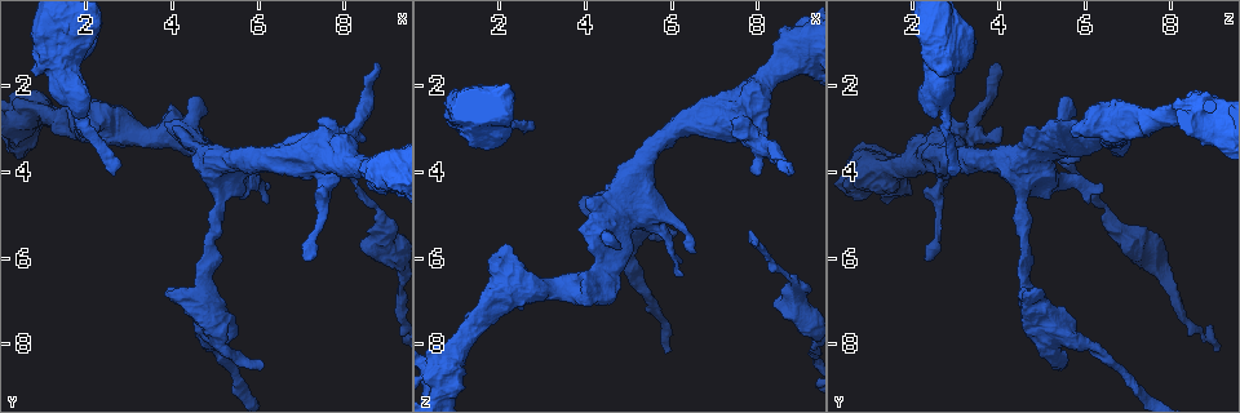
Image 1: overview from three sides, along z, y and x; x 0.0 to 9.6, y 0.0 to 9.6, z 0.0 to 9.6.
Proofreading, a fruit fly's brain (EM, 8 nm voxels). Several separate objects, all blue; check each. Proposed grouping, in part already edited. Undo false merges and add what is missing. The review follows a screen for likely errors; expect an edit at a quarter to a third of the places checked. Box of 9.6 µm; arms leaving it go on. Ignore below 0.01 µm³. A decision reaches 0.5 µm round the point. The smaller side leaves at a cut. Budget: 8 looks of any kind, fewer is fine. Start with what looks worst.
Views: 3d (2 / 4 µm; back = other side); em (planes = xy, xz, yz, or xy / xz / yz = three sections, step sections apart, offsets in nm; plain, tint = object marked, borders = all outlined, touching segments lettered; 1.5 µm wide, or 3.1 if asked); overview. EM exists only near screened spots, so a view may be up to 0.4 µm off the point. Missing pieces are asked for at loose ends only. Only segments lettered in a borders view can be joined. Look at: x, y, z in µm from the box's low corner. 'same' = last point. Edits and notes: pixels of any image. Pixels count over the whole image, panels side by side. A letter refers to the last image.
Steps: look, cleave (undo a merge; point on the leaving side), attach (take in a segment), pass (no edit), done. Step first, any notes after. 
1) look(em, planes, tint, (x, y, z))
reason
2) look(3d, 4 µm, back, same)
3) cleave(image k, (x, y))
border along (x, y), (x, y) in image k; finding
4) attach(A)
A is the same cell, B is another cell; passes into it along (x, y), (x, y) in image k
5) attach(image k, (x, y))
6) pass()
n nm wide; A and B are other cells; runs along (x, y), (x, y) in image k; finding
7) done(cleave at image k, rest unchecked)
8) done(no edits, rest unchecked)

look(em, yz, step 4, borders, (6.10, 8.45, 5.35))
branch stops here

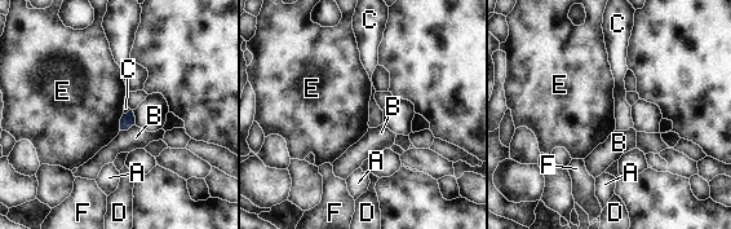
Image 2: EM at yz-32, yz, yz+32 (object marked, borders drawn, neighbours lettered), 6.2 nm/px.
pass()
E touches over 110 nm; A, B, C, D, E and F are other cells; border along (123, 113), (119, 120), (119, 130) in image 2; no lettered segment goes on from it

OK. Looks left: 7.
look(em, xy, step 4, borders, (2.70, 4.00, 2.85))
end of a long branch

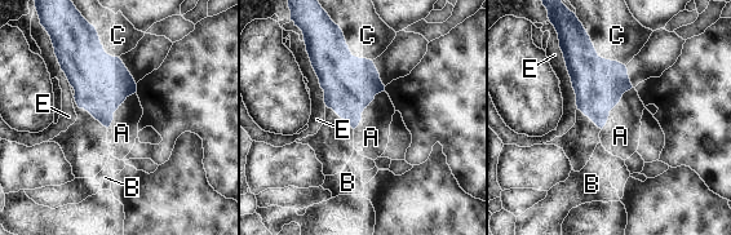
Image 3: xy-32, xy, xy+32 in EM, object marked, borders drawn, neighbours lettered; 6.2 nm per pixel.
attach(A)
A is the same cell, B, C and E are other cells; passes into it along (350, 83), (366, 107), (371, 137) in image 3; it goes on there

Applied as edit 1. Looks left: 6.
look(3d, 2 µm, (6.55, 3.70, 5.90))
free end

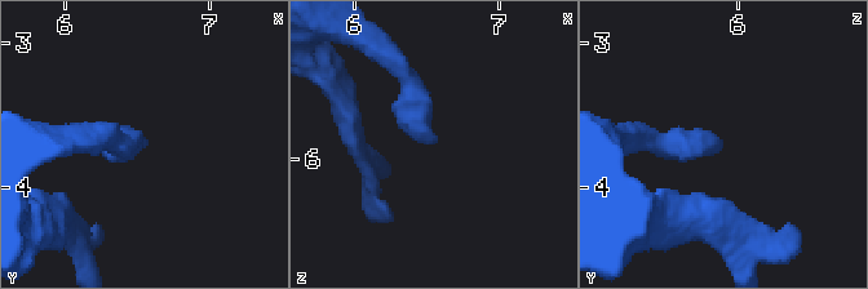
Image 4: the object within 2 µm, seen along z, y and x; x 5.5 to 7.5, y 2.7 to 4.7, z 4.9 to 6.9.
look(em, xy, step 8, plain, (6.54, 3.72, 5.86))

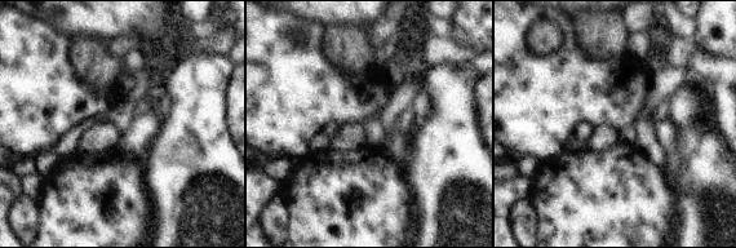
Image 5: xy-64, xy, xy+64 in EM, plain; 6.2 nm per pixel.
look(em, xy, step 8, borders, same)
what lies round it

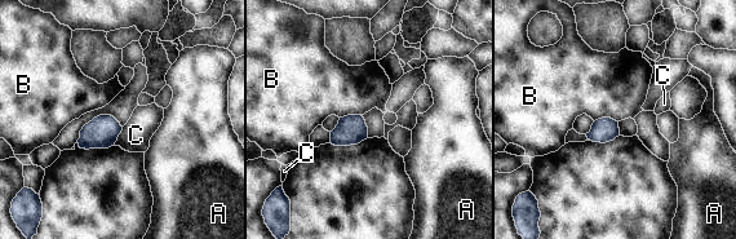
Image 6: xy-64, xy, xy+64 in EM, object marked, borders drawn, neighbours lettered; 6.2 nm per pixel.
pass()
B touches over 150 nm; A, B and C are other cells; border along (617, 120), (598, 118), (594, 122) in image 6; none of them fits

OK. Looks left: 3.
done(attach at image 3, rest unchecked)

